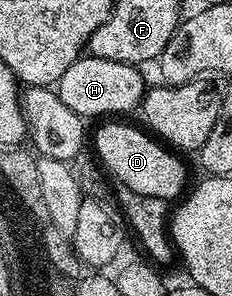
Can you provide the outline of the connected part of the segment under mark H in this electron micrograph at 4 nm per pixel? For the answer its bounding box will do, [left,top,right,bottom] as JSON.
[55,55,147,118]

